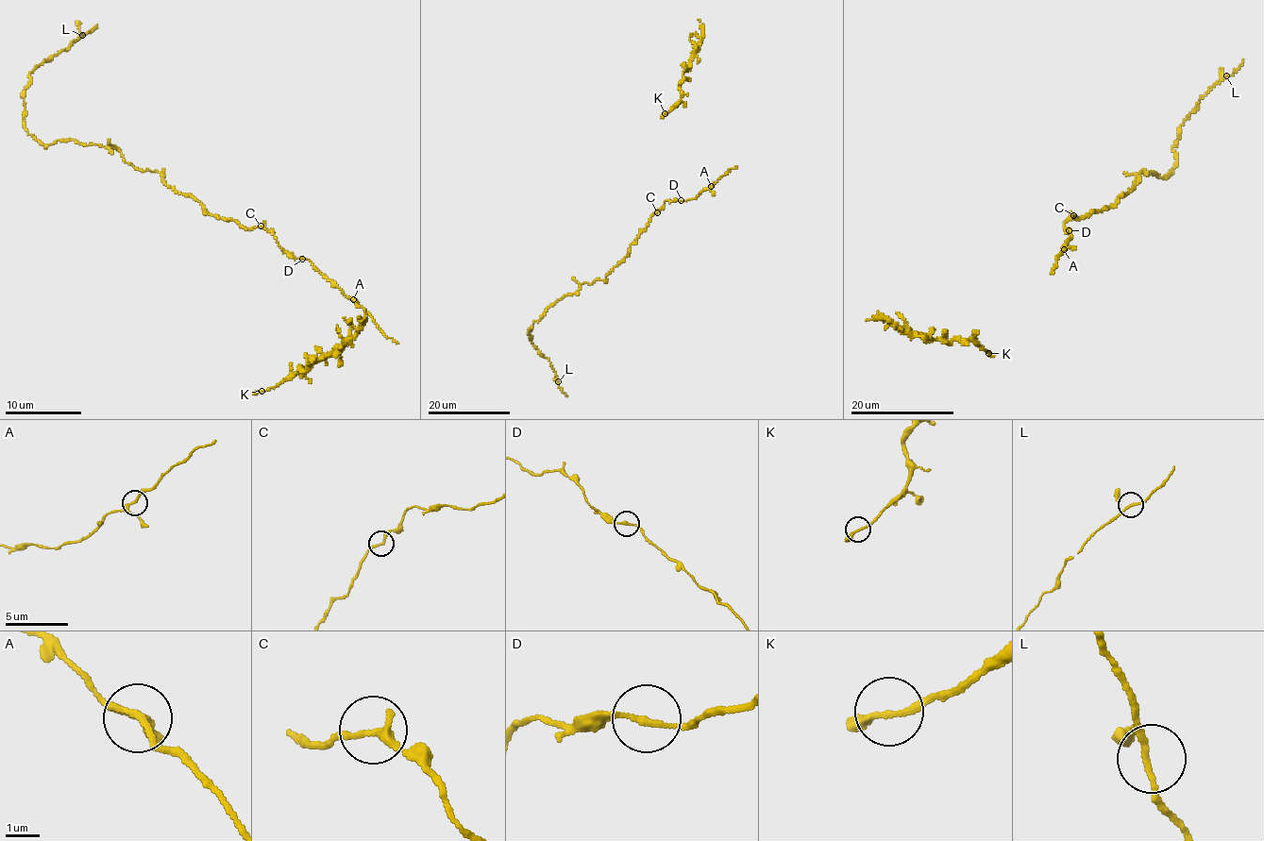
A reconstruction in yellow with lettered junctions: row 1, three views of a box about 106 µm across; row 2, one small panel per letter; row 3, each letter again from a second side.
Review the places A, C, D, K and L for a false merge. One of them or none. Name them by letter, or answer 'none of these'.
none of these

